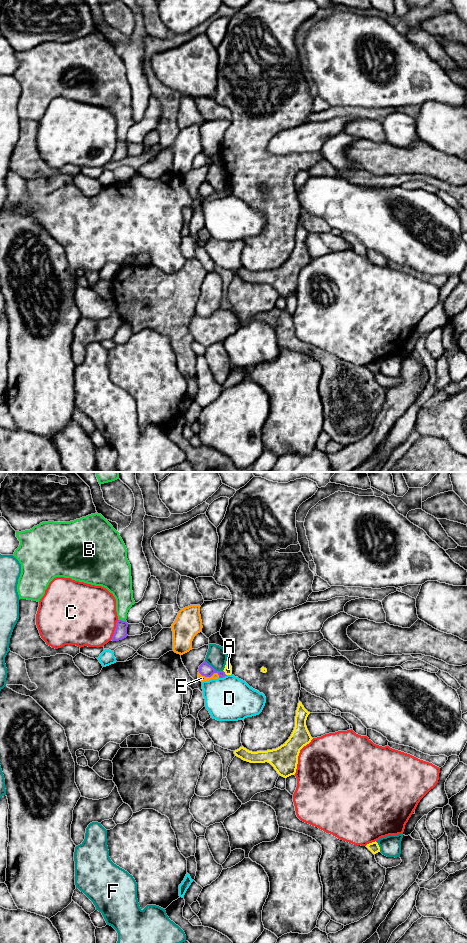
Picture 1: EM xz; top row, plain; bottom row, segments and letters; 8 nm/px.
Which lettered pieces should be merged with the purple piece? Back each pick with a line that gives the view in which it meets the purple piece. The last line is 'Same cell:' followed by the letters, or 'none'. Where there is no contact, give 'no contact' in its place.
Same cell: none

